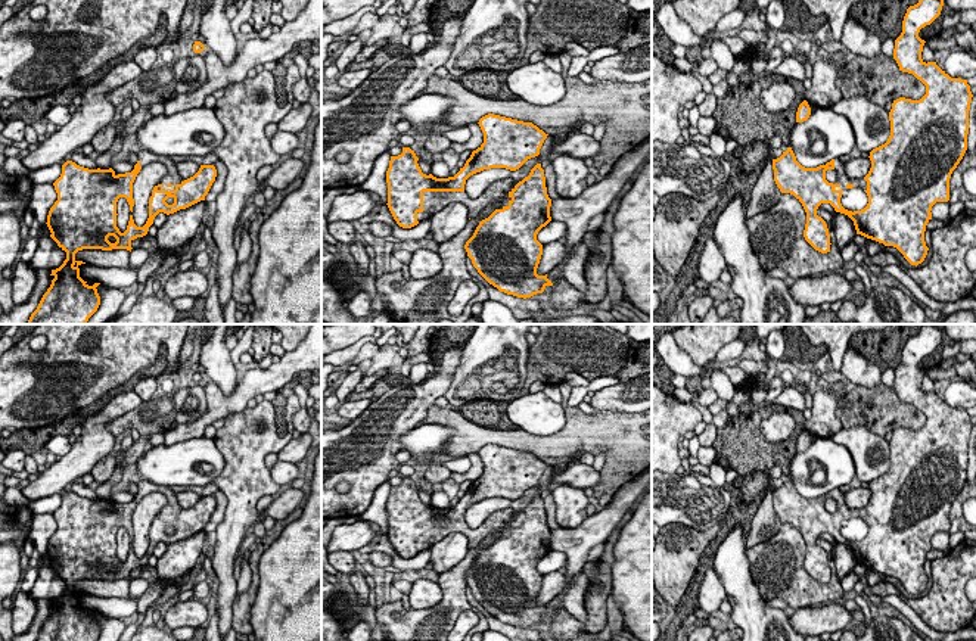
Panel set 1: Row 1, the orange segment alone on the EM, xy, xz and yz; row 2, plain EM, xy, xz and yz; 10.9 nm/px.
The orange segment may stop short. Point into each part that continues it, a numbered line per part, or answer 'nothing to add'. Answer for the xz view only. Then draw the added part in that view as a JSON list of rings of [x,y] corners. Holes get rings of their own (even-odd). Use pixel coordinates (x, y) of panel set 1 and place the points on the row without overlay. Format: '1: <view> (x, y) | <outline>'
1: xz (497, 523) | [[[512,507],[494,511],[479,528],[469,528],[466,522],[423,522],[423,541],[417,542],[417,551],[429,550],[433,544],[444,539],[451,532],[461,532],[469,548],[476,548],[482,539],[495,535],[497,539],[509,536],[509,523],[515,519]]]

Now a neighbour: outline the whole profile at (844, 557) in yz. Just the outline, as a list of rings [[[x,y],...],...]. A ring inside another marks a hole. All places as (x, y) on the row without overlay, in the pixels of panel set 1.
[[[840,542],[833,545],[833,560],[839,579],[843,579],[848,573],[851,573],[857,564],[854,551]]]

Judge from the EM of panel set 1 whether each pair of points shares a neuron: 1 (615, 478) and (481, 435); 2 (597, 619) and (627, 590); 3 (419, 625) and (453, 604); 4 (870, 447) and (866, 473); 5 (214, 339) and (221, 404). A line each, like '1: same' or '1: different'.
1: same
2: different
3: same
4: same
5: different

